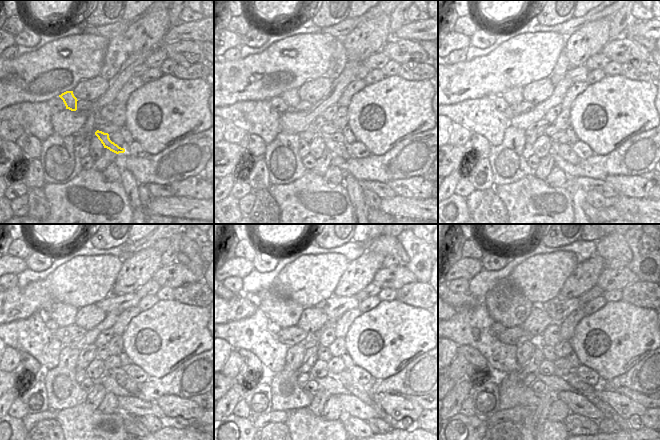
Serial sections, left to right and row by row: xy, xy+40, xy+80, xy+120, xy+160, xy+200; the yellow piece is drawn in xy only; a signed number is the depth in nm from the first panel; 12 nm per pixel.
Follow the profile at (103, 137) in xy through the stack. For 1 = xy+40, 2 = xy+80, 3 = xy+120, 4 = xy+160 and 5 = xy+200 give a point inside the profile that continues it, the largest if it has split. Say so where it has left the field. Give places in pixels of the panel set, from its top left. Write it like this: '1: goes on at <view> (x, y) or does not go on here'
1: goes on at xy+40 (342, 150)
2: goes on at xy+80 (566, 151)
3: goes on at xy+120 (119, 375)
4: goes on at xy+160 (345, 377)
5: goes on at xy+200 (588, 391)

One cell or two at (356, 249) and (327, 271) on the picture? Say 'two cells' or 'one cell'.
two cells

